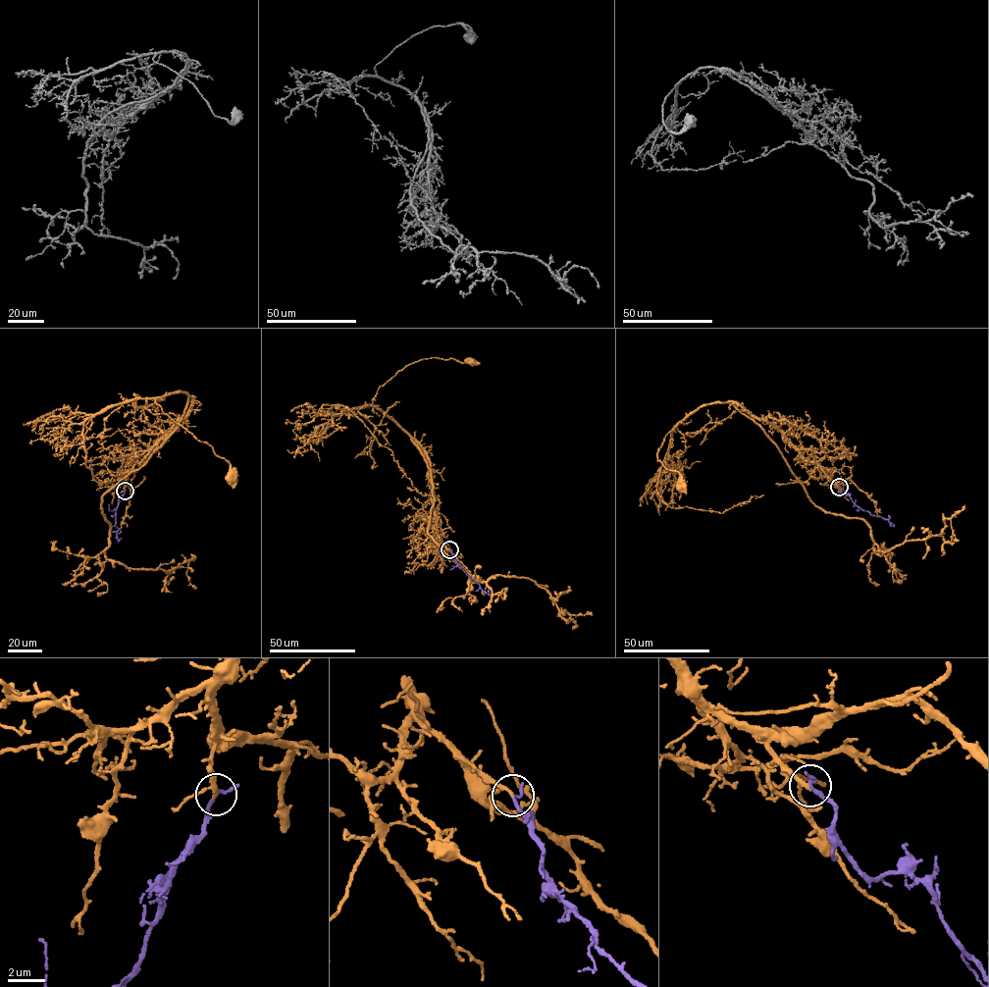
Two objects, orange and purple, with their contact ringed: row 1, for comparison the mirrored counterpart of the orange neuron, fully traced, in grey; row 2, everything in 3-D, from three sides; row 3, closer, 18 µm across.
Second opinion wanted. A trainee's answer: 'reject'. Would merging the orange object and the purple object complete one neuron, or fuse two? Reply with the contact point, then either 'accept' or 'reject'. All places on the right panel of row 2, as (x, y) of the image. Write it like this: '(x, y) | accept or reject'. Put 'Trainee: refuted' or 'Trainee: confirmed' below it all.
(839, 487) | accept
Trainee: refuted

